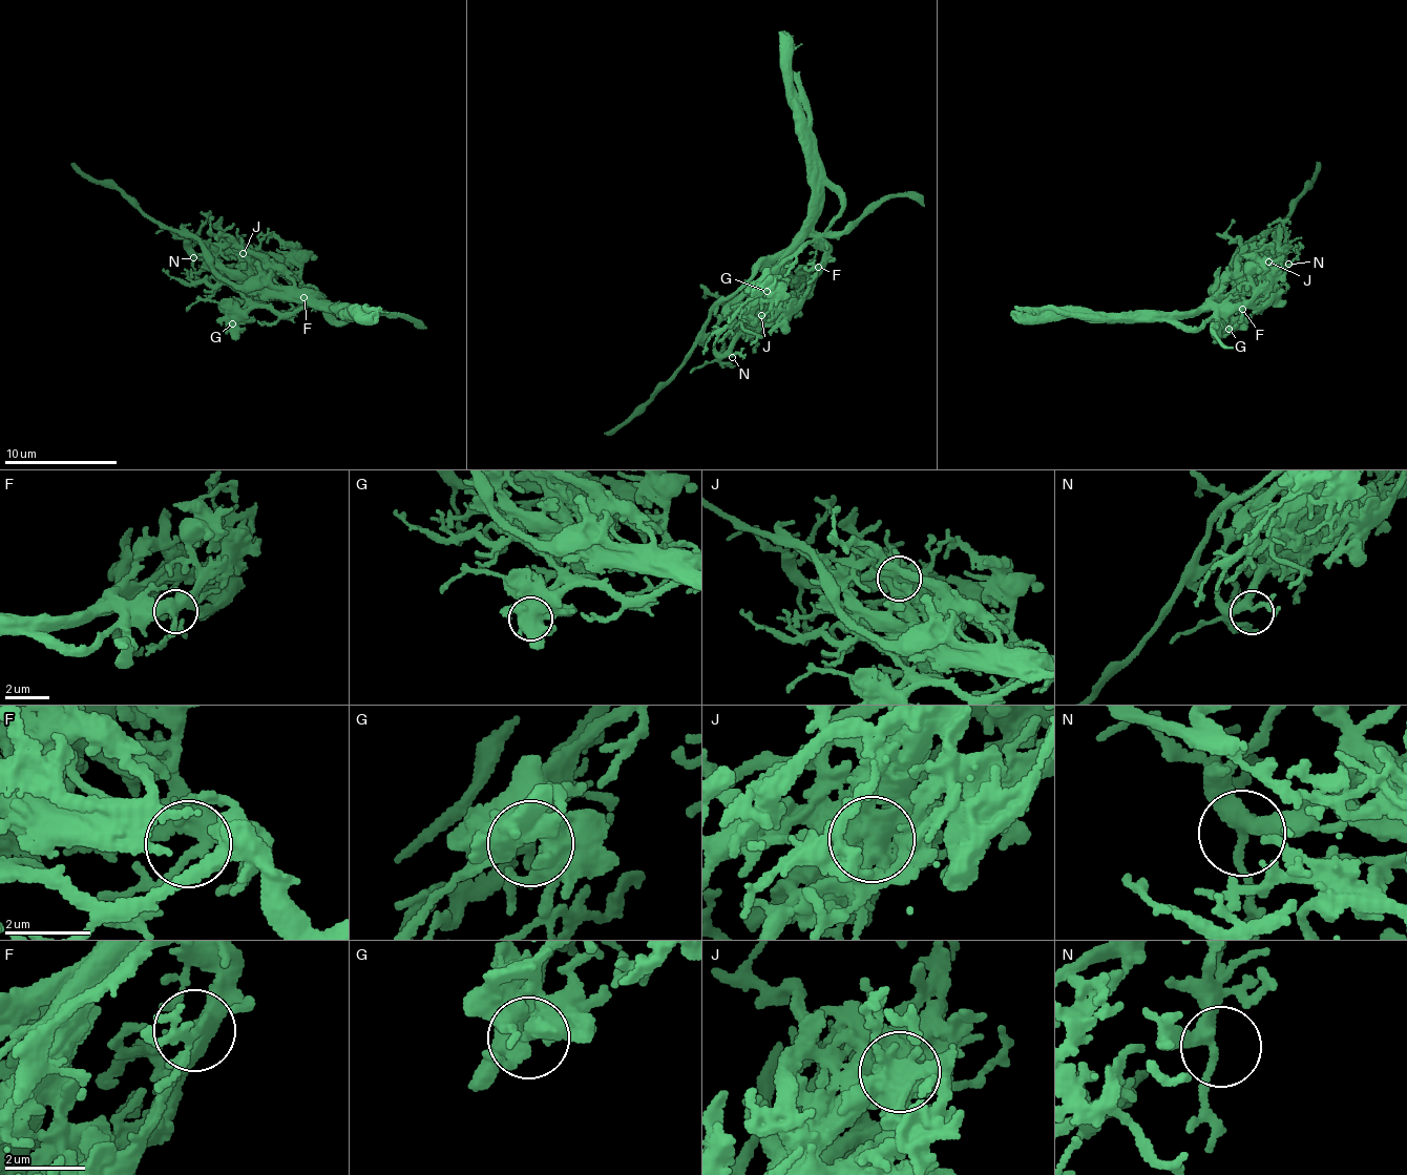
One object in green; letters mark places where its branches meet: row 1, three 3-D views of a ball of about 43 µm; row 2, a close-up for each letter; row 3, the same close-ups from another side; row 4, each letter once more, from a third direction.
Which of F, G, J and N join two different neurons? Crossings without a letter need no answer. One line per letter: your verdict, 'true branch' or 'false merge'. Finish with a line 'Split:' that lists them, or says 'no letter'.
F: true branch
G: true branch
J: false merge
N: true branch
Split: J

